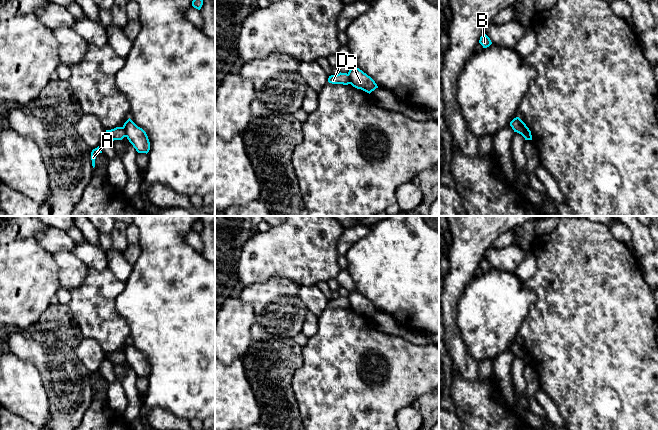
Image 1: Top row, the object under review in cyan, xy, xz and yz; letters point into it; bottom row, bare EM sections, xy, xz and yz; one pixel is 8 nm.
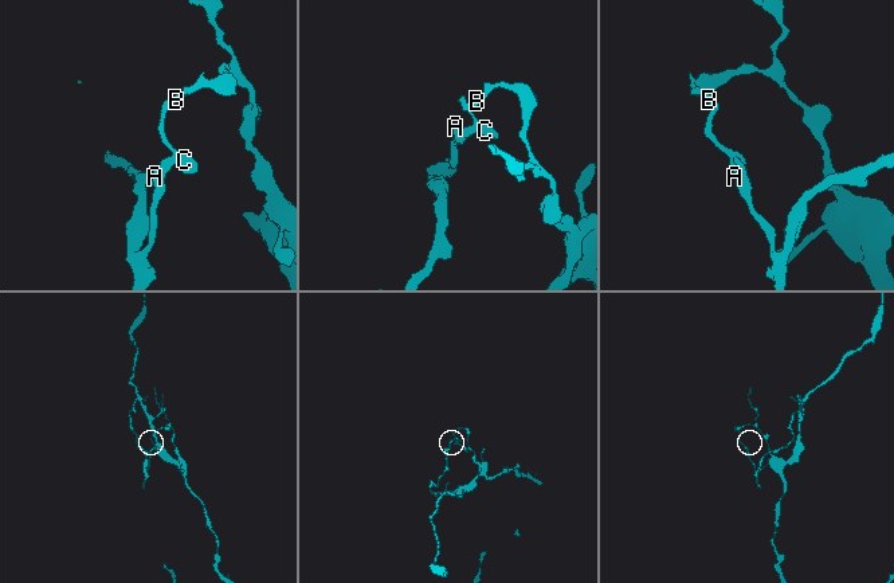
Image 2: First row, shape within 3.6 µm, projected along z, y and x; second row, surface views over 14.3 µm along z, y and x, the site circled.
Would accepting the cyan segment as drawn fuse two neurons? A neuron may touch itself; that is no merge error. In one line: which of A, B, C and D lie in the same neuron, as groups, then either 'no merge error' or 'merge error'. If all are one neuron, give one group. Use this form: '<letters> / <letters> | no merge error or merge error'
A D / B C | merge error

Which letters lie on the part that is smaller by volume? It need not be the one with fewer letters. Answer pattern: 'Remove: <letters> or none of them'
Remove: A, D

